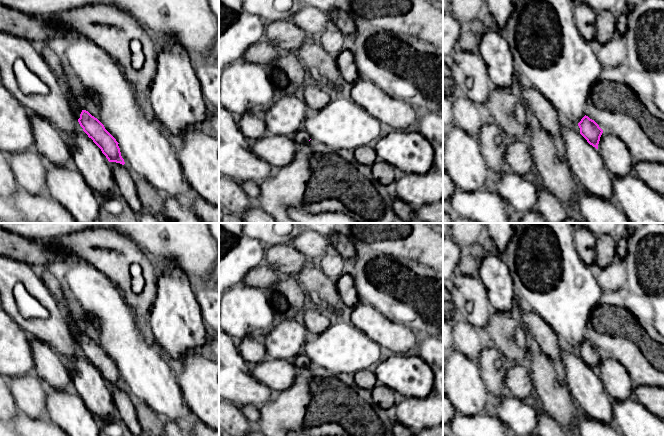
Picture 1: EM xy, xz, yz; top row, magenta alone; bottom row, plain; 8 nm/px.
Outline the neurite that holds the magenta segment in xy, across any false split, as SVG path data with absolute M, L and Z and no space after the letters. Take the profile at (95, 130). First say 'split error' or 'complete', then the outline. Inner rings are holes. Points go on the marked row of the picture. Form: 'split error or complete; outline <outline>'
split error; outline M73 101L69 102L83 131L101 149L109 162L125 164L116 139L105 129L104 125L88 111L79 108Z

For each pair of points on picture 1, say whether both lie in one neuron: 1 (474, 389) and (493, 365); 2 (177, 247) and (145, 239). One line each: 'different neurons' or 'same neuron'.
1: different neurons
2: same neuron

